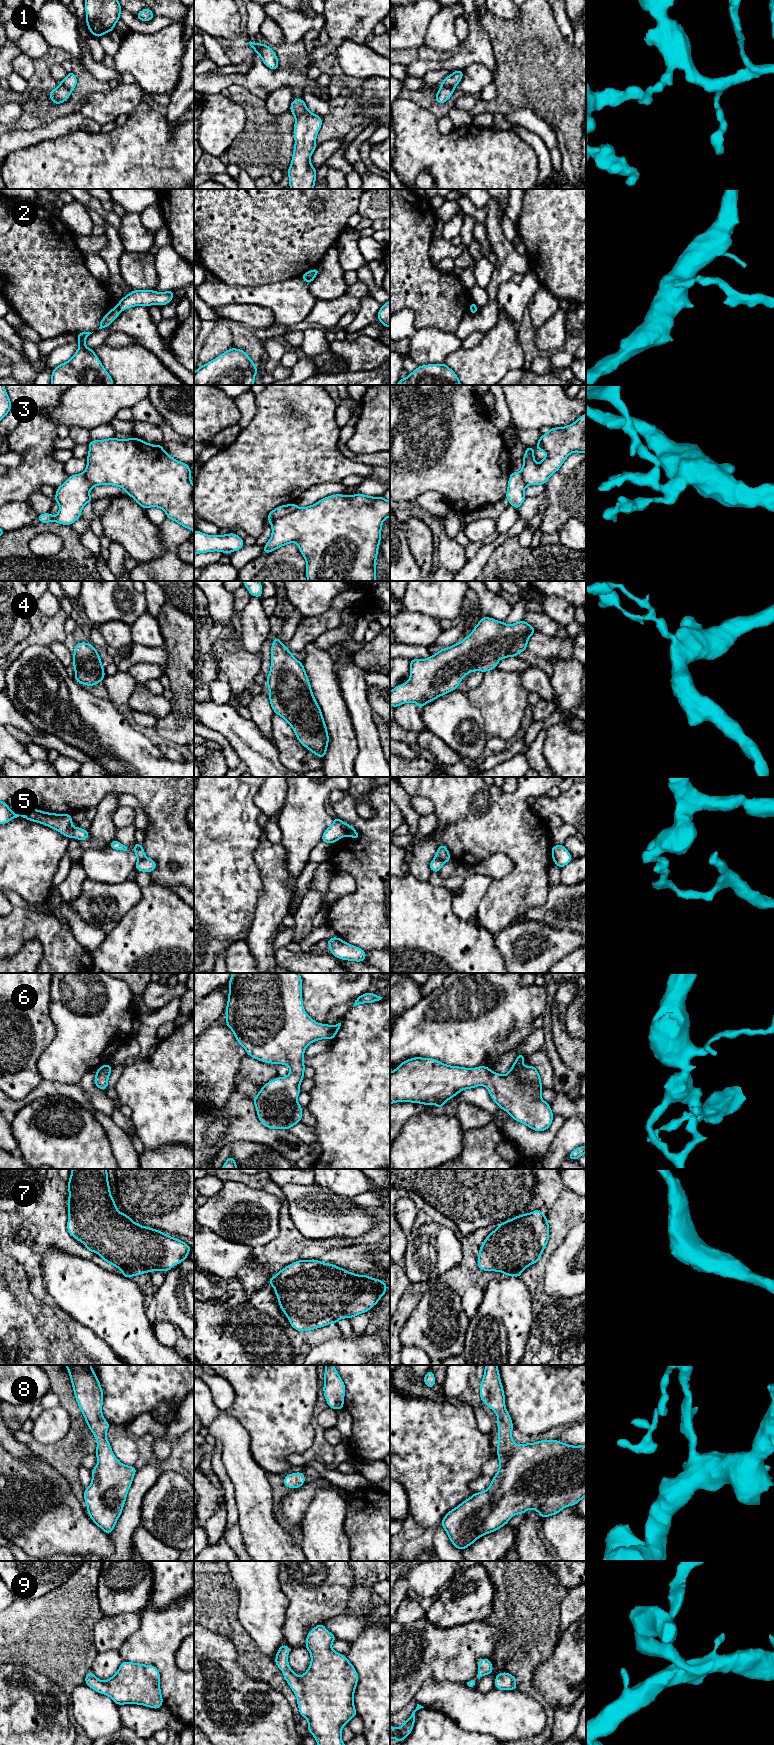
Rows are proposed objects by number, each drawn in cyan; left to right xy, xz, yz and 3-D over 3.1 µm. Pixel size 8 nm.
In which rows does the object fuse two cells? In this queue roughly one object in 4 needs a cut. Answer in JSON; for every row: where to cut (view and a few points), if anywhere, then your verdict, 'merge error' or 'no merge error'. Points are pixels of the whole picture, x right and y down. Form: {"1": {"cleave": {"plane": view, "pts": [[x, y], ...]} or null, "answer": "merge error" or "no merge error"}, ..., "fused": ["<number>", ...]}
{"1": {"cleave": {"plane": "yz", "pts": [[441, 85], [448, 86], [453, 90]]}, "answer": "merge error"}, "2": {"cleave": {"plane": "xy", "pts": [[116, 307], [120, 311]]}, "answer": "merge error"}, "3": {"cleave": null, "answer": "no merge error"}, "4": {"cleave": null, "answer": "no merge error"}, "5": {"cleave": {"plane": "xz", "pts": [[334, 819], [340, 822], [346, 834]]}, "answer": "merge error"}, "6": {"cleave": null, "answer": "no merge error"}, "7": {"cleave": null, "answer": "no merge error"}, "8": {"cleave": null, "answer": "no merge error"}, "9": {"cleave": null, "answer": "no merge error"}, "fused": ["1", "2", "5"]}

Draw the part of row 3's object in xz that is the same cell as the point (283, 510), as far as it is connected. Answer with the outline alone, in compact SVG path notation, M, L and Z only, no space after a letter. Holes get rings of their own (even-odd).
M336 494L304 508L298 508L296 503L282 505L269 512L267 516L272 535L264 545L263 554L295 542L306 560L305 575L308 581L376 581L376 559L382 539L382 524L390 517L390 501L383 496Z

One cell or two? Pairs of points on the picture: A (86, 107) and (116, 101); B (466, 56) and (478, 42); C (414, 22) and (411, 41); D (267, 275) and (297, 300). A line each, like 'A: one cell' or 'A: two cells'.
A: one cell
B: one cell
C: one cell
D: two cells

